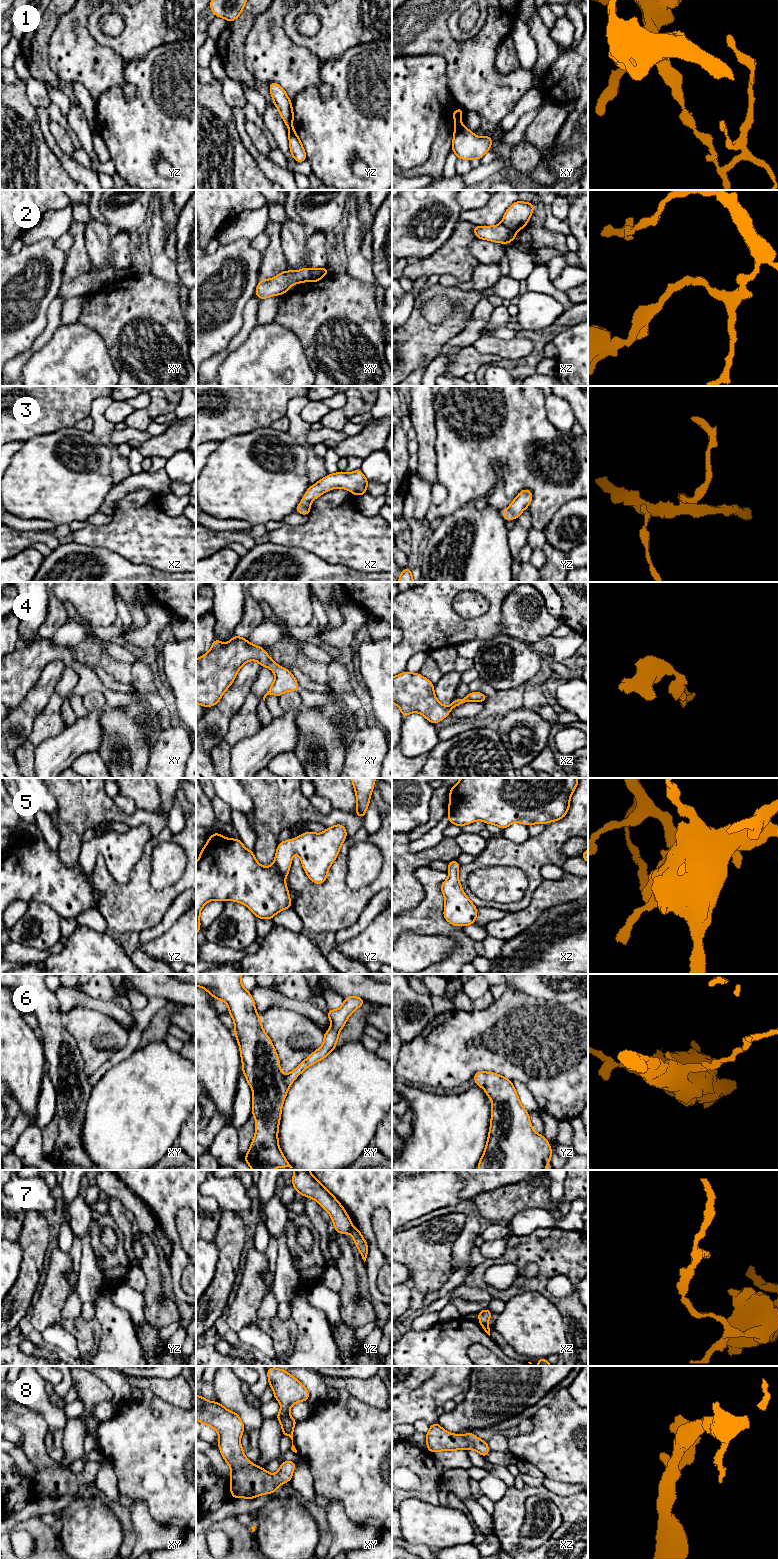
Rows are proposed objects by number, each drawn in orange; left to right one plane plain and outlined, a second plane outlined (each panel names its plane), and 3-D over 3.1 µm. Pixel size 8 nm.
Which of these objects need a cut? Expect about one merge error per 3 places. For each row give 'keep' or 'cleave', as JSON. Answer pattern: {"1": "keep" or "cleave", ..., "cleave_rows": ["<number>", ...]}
{"1": "cleave", "2": "cleave", "3": "keep", "4": "keep", "5": "keep", "6": "keep", "7": "cleave", "8": "keep", "cleave_rows": ["1", "2", "7"]}

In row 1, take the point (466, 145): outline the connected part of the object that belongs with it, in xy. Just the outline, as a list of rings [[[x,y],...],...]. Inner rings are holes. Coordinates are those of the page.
[[[464,125],[456,128],[451,149],[458,159],[481,159],[491,150],[492,136],[477,137]]]

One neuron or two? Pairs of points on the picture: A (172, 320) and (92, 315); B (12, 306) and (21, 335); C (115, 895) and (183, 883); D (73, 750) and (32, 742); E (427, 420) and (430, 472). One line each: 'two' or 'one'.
A: one
B: one
C: one
D: two
E: one

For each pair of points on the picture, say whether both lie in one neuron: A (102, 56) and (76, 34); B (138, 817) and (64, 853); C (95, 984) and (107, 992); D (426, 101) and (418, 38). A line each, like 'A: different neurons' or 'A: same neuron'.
A: same neuron
B: same neuron
C: same neuron
D: different neurons

